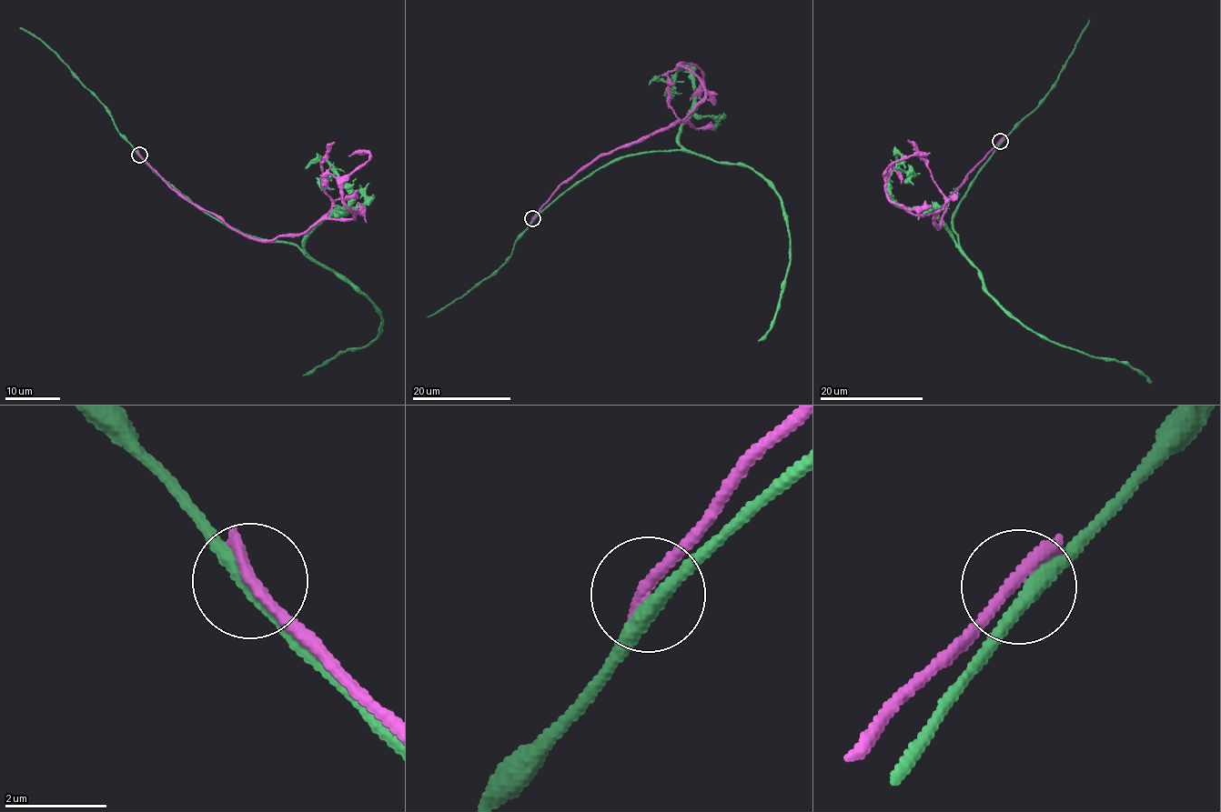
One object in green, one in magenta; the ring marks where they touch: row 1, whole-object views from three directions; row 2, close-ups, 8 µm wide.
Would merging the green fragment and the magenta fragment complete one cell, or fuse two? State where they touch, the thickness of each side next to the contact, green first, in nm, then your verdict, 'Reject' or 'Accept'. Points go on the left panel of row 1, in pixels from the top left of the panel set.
Place: (139, 155). Thickness 300 nm (green) against 300 nm. Reject

